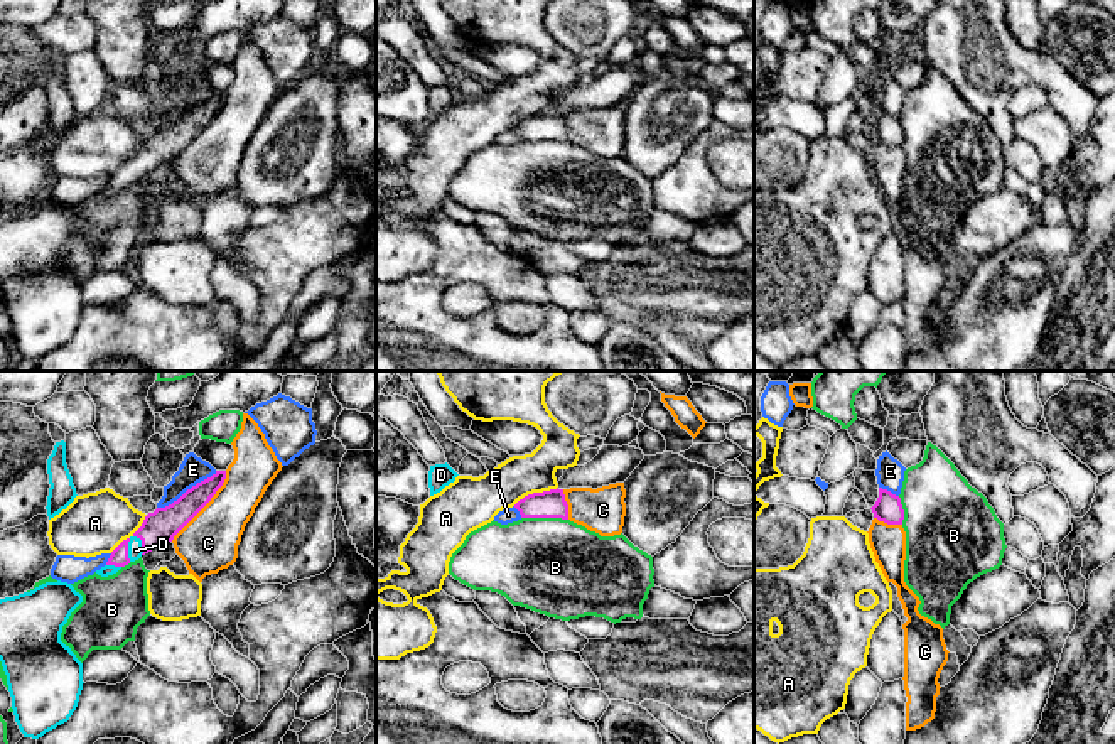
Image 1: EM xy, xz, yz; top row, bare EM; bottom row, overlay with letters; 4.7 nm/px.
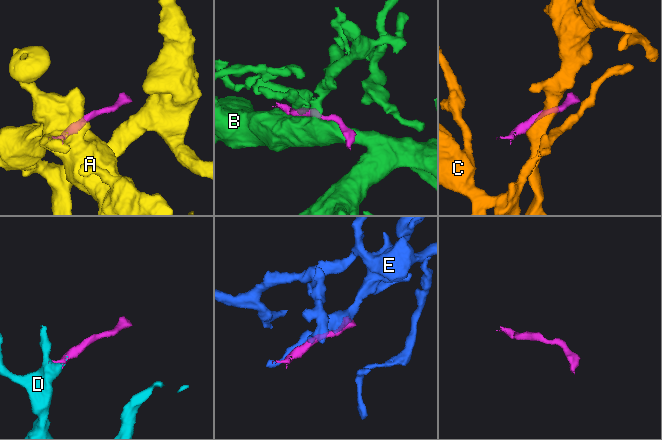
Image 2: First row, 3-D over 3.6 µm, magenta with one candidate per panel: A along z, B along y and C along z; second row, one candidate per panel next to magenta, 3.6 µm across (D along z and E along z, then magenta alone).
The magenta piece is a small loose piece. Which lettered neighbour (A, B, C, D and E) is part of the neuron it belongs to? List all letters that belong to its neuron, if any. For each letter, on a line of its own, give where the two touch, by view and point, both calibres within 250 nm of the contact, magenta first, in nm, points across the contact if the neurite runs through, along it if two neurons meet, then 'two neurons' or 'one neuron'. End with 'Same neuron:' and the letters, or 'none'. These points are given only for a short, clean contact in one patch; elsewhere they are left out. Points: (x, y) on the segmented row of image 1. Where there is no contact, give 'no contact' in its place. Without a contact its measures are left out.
A: xz (535, 493) | 130/200 nm | two neurons
B: xz (545, 517) | 130/460 nm | two neurons
C: xy (204, 505) | 160/280 nm | two neurons
D: xy (127, 550) | 90/70 nm | across xy (118, 557), (127, 550), (135, 550) | one neuron
E: xy (188, 490) | 160/130 nm | two neurons
Same neuron: D

